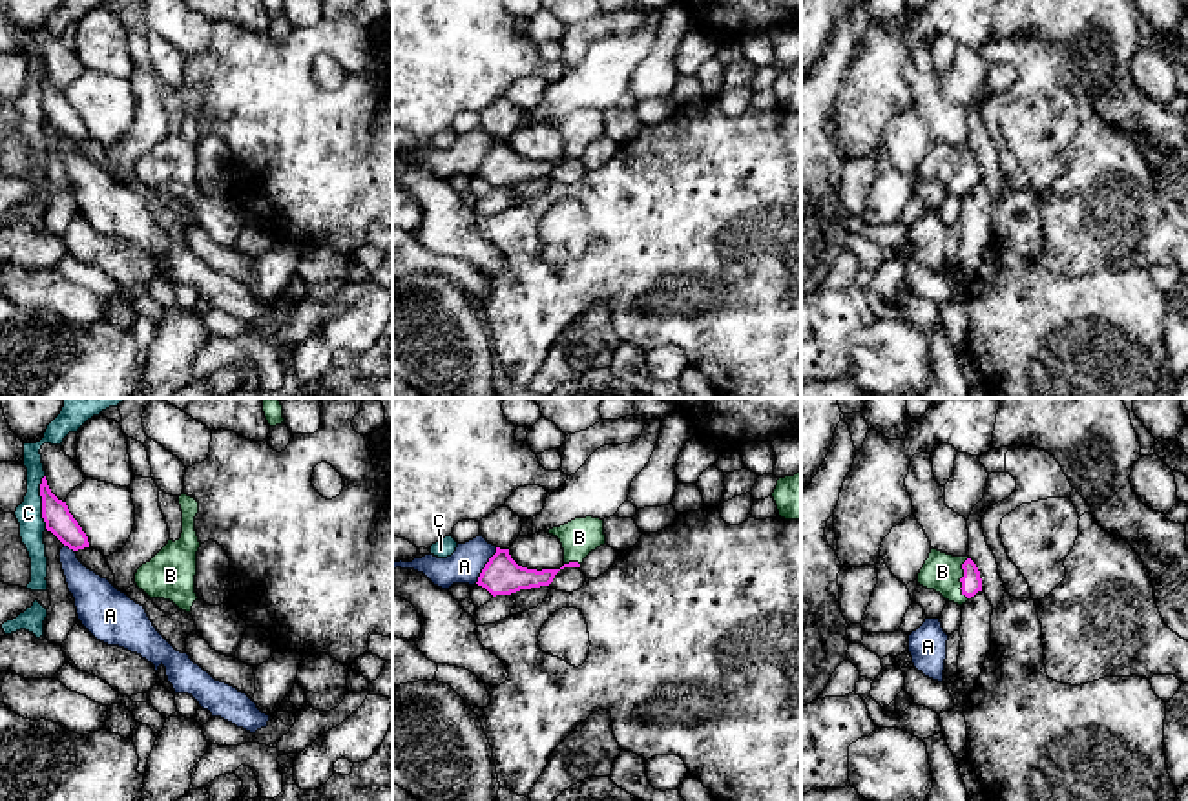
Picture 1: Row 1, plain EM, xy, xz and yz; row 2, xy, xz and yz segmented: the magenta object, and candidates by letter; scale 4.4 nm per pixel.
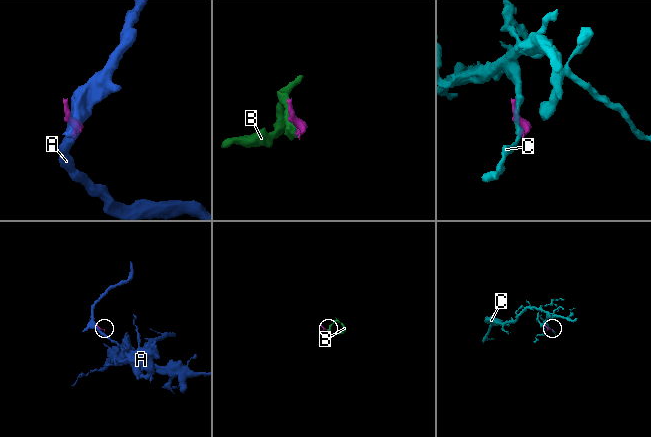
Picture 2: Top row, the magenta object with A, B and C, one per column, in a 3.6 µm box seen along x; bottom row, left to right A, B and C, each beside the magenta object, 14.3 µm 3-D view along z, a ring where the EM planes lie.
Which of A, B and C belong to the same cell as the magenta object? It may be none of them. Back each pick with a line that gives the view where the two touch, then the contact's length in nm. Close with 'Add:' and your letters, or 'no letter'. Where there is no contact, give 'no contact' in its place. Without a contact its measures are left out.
B: yz | 190 nm
Add: B

